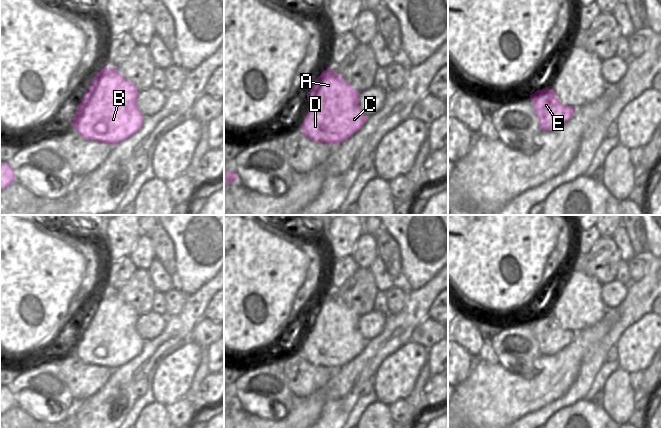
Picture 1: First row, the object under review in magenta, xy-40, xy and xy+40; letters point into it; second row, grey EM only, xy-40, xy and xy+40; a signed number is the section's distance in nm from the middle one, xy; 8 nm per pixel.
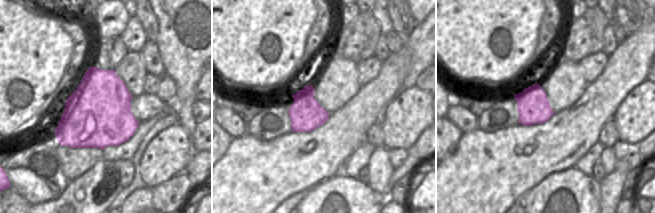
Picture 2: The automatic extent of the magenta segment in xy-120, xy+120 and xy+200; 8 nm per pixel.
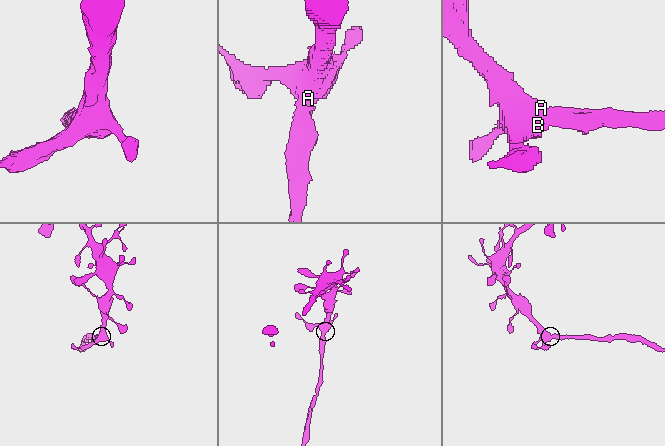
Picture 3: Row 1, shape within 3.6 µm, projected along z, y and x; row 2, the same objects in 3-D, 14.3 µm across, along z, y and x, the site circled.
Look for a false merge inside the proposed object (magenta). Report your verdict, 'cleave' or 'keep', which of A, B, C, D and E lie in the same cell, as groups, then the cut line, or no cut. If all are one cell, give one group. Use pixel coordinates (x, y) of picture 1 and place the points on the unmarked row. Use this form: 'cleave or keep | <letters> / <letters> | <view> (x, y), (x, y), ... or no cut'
cleave | A B C D / E | xy (309, 318), (314, 324), (311, 332)

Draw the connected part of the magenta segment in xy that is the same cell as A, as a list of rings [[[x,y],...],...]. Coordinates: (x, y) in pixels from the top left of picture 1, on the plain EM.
[[[330,291],[315,304],[309,319],[315,327],[301,355],[314,366],[339,369],[367,345],[359,331],[359,315]]]

